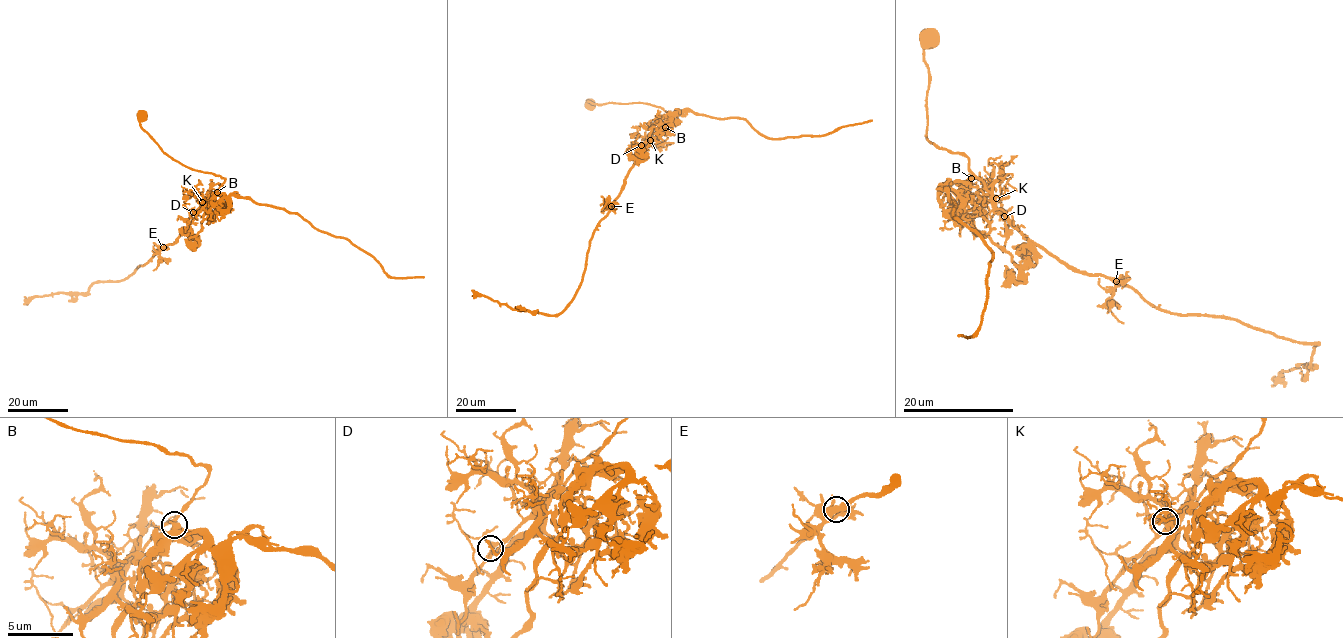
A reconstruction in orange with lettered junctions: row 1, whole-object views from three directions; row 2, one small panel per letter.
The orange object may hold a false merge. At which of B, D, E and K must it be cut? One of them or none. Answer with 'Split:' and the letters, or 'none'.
Split: B

